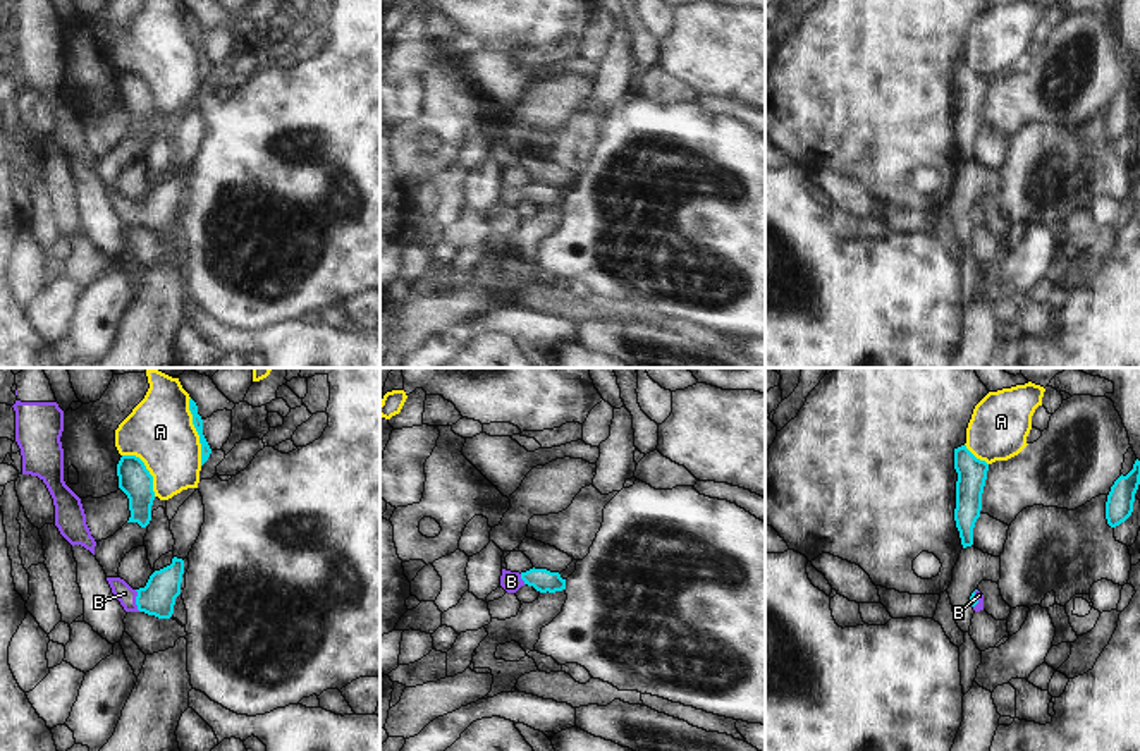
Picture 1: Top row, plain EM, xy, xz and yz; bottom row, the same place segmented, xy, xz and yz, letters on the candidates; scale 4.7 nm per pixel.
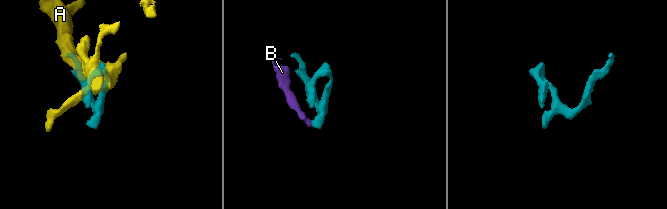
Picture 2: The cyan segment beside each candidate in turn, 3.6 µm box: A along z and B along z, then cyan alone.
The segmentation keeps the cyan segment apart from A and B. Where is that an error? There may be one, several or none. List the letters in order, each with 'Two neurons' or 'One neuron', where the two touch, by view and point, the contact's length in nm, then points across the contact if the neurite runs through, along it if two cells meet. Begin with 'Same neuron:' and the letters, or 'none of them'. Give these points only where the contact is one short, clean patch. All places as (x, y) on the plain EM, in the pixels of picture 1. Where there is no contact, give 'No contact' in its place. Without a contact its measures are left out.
Same neuron: B
A: Two neurons. Touches cyan at xy (196, 45). Shared border 320 nm
B: One neuron. Touches cyan at xy (136, 215). Shared border 110 nm. Path across: xy (157, 213), (136, 215), (124, 208)

